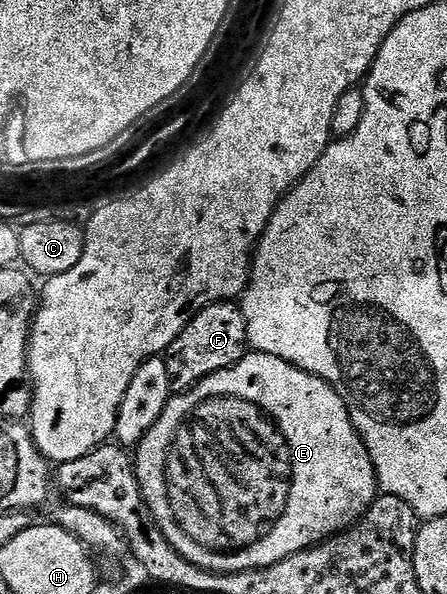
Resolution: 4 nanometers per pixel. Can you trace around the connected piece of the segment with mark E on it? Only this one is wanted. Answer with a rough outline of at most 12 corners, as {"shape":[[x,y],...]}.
{"shape":[[269,354],[173,393],[134,450],[214,574],[353,526],[376,473],[342,396]]}

